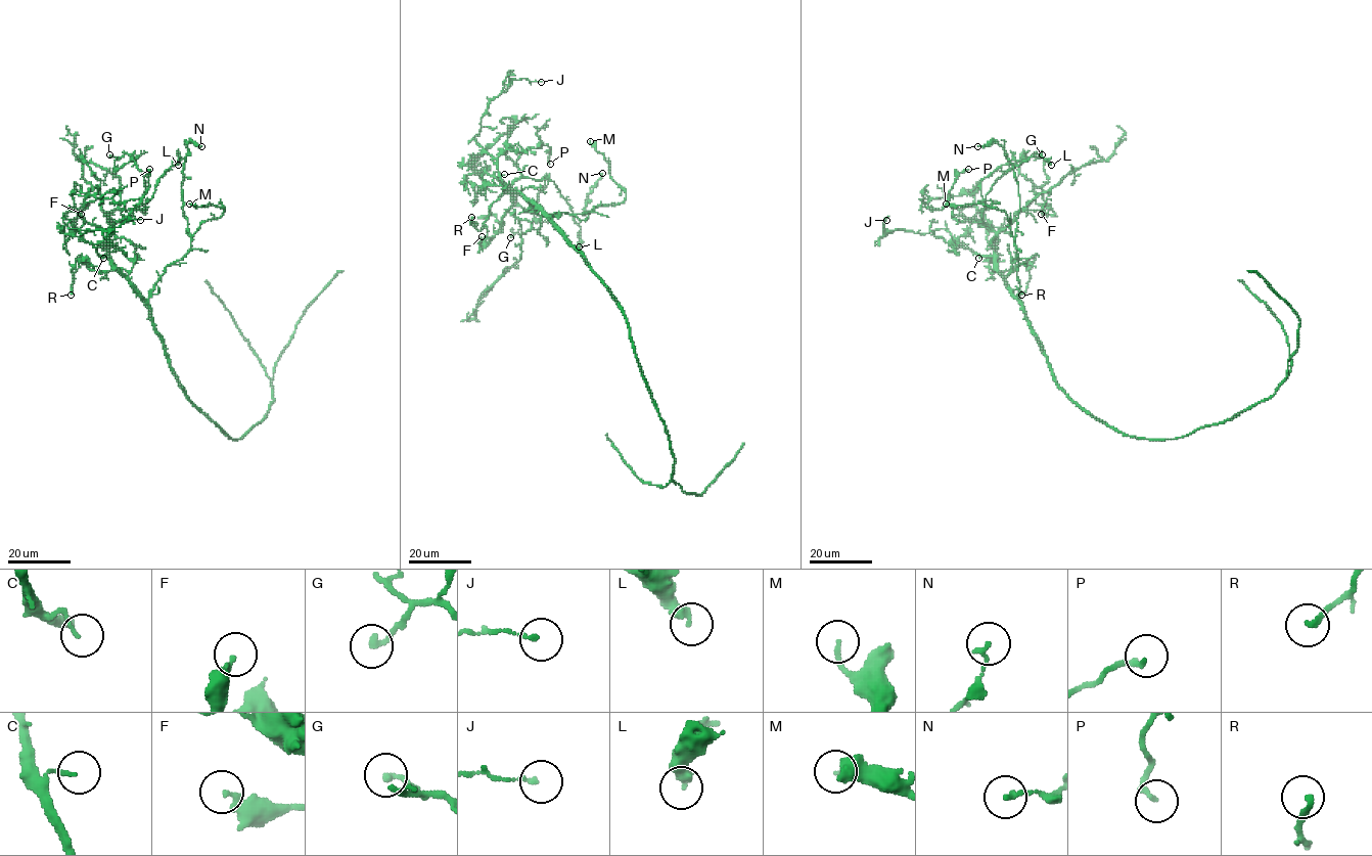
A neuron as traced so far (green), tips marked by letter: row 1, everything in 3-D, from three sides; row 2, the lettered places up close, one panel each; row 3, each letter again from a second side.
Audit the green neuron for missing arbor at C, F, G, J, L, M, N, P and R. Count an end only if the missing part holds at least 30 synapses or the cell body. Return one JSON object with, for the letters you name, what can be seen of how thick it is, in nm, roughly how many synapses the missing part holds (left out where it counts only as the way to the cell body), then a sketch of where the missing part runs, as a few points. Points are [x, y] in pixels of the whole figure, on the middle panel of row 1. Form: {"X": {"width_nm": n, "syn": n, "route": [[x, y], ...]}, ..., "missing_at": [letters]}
{"missing_at": []}

